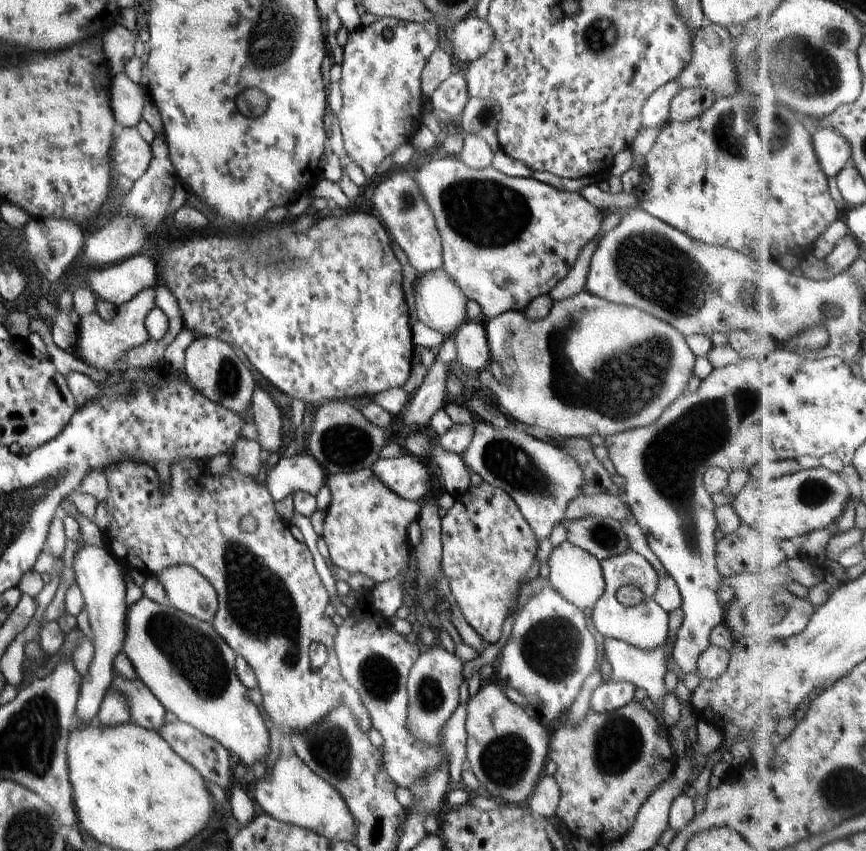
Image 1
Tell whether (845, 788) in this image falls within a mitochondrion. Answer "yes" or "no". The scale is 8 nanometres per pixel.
yes

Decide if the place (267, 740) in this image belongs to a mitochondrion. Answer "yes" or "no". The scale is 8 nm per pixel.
no

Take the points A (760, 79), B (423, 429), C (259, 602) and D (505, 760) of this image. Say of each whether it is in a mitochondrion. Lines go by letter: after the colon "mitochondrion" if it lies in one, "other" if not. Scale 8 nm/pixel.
A: other
B: other
C: mitochondrion
D: mitochondrion

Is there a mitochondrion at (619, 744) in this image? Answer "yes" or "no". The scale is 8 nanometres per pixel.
yes

